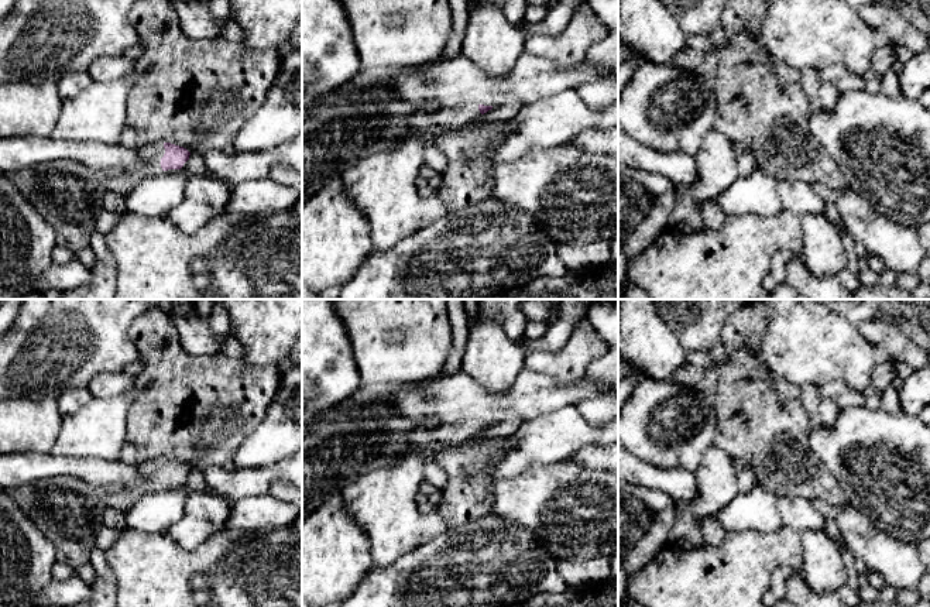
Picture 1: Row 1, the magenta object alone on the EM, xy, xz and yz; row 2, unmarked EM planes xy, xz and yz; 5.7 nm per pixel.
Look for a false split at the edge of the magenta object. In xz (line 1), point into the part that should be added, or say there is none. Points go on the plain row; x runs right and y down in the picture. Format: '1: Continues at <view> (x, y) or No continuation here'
1: Continues at xz (425, 438)

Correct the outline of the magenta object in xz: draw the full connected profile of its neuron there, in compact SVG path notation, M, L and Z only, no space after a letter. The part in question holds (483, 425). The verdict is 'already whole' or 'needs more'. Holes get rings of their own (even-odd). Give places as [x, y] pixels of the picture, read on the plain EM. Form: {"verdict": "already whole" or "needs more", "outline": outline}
{"verdict": "needs more", "outline": "M484 421L419 425L409 433L406 446L409 450L432 453L442 446L464 443L491 425L493 422Z"}

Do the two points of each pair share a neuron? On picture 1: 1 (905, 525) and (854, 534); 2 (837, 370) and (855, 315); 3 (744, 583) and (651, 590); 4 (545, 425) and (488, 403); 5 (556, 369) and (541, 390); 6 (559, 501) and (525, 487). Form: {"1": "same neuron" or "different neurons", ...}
{"1": "different neurons", "2": "different neurons", "3": "same neuron", "4": "different neurons", "5": "different neurons", "6": "same neuron"}

